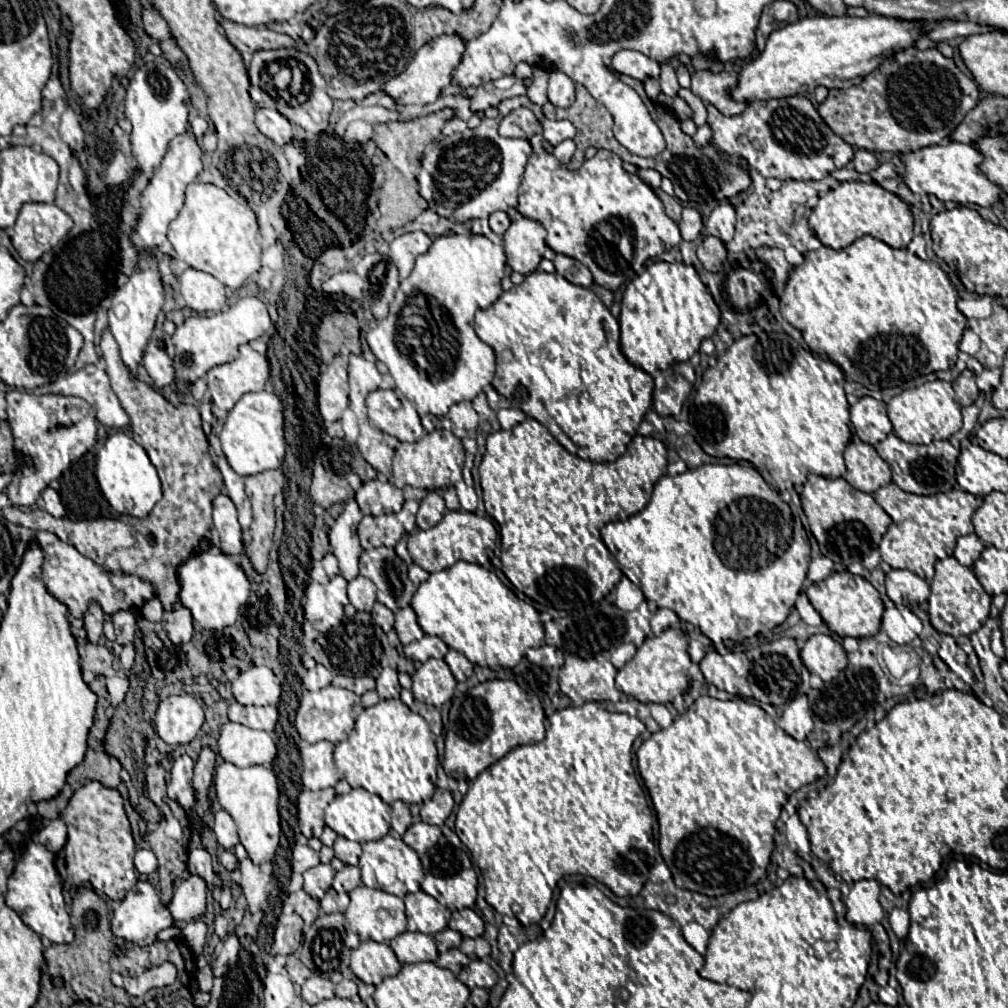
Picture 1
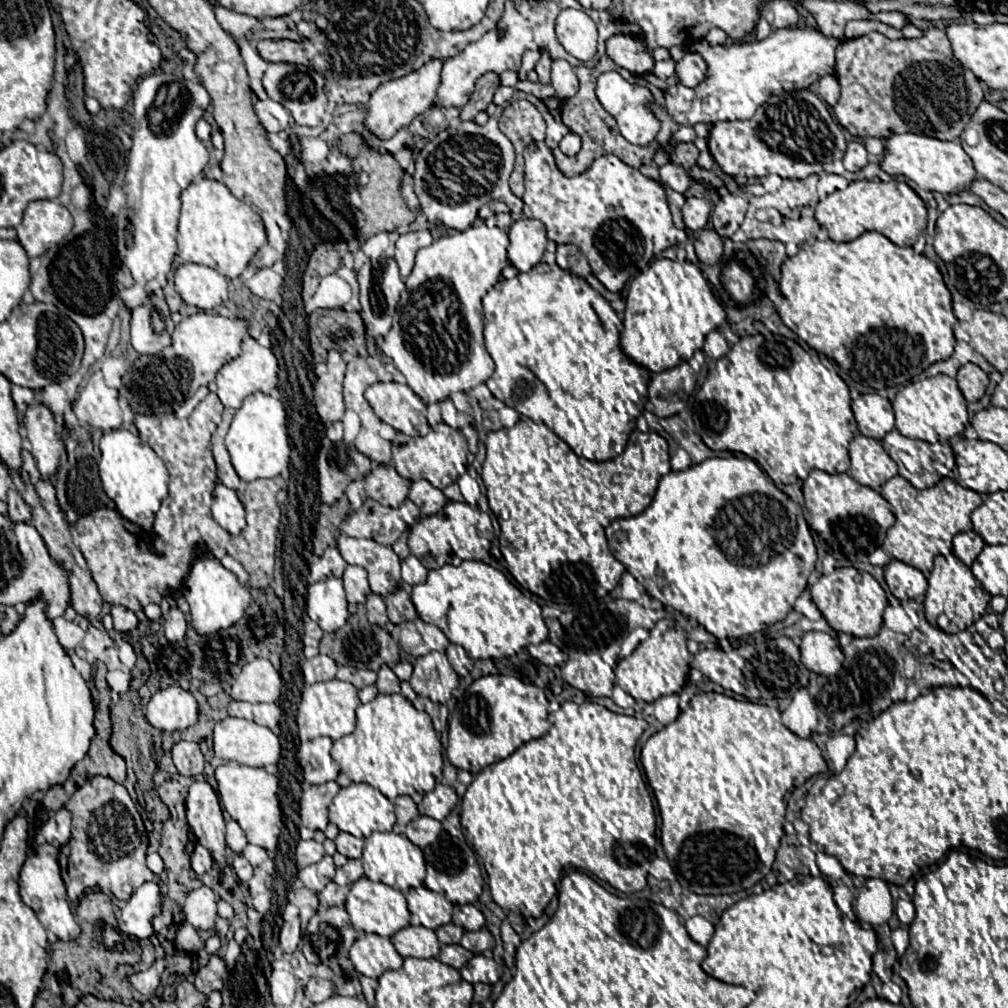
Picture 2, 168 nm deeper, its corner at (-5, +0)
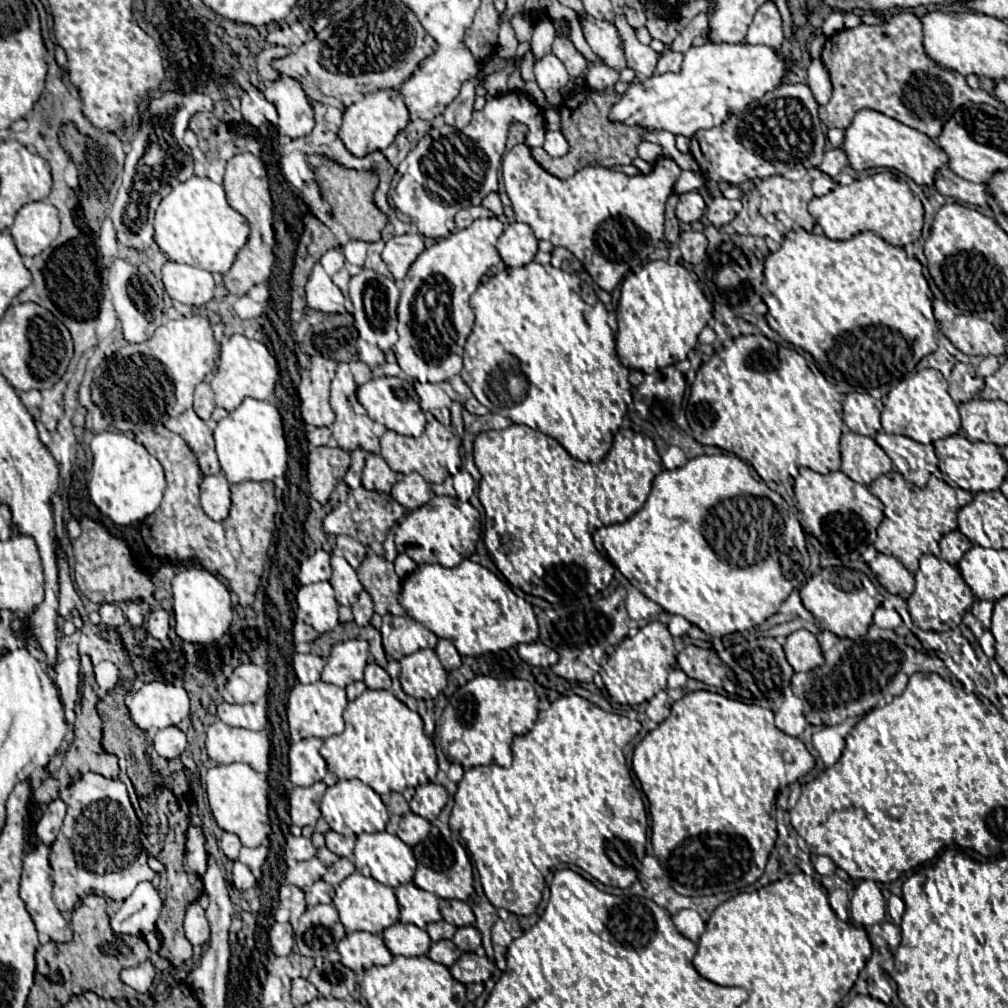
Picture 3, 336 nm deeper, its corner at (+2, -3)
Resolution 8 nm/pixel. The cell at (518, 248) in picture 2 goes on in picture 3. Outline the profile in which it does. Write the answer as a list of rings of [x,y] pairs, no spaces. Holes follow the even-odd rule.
[[[510,223],[498,239],[498,251],[508,267],[522,267],[530,263],[538,251],[538,239],[526,223]]]

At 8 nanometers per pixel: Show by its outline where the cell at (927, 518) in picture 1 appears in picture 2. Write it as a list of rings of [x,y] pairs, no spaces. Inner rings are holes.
[[[895,476],[883,484],[881,496],[891,504],[891,510],[897,518],[895,524],[887,530],[883,550],[895,560],[919,568],[925,576],[931,574],[937,554],[951,554],[953,536],[973,528],[971,512],[983,502],[977,492],[963,488],[951,478],[941,480],[933,488],[917,490],[905,478]]]

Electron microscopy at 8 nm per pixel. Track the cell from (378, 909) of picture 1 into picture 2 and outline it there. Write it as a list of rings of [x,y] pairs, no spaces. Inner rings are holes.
[[[365,876],[361,880],[357,880],[357,884],[351,886],[345,908],[351,916],[351,924],[355,930],[363,930],[367,934],[379,934],[379,936],[387,936],[387,938],[397,934],[401,928],[409,926],[409,918],[411,918],[405,896],[401,892],[397,892],[395,888],[389,888],[385,884],[371,882]]]

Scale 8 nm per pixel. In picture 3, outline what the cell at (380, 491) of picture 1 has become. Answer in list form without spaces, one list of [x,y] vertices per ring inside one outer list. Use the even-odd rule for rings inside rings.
[[[374,453],[366,455],[366,465],[364,465],[364,473],[362,473],[362,485],[366,489],[390,493],[390,489],[398,481],[398,477],[400,475],[394,473],[380,455],[374,455]]]

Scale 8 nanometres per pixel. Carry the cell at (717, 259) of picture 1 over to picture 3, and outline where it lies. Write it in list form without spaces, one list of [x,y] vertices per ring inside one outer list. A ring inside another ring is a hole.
[[[693,229],[680,233],[680,252],[684,262],[700,263],[706,255],[706,247],[708,239],[704,233]]]

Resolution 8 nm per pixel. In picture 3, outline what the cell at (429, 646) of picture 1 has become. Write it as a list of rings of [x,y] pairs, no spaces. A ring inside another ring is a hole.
[[[384,615],[380,632],[386,655],[394,659],[402,659],[418,649],[434,649],[438,641],[438,637],[430,629],[408,615]]]

